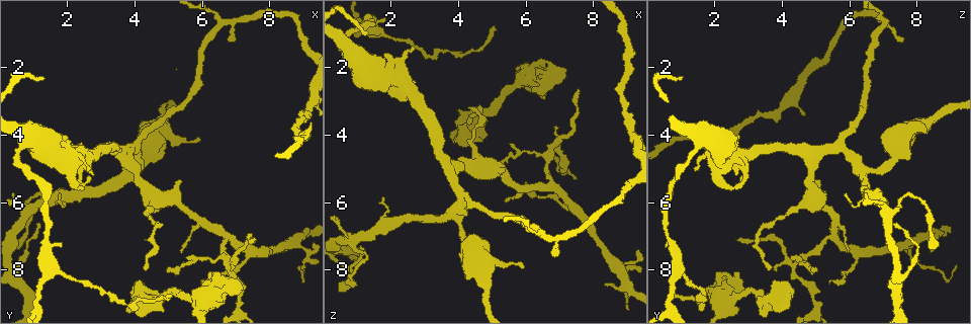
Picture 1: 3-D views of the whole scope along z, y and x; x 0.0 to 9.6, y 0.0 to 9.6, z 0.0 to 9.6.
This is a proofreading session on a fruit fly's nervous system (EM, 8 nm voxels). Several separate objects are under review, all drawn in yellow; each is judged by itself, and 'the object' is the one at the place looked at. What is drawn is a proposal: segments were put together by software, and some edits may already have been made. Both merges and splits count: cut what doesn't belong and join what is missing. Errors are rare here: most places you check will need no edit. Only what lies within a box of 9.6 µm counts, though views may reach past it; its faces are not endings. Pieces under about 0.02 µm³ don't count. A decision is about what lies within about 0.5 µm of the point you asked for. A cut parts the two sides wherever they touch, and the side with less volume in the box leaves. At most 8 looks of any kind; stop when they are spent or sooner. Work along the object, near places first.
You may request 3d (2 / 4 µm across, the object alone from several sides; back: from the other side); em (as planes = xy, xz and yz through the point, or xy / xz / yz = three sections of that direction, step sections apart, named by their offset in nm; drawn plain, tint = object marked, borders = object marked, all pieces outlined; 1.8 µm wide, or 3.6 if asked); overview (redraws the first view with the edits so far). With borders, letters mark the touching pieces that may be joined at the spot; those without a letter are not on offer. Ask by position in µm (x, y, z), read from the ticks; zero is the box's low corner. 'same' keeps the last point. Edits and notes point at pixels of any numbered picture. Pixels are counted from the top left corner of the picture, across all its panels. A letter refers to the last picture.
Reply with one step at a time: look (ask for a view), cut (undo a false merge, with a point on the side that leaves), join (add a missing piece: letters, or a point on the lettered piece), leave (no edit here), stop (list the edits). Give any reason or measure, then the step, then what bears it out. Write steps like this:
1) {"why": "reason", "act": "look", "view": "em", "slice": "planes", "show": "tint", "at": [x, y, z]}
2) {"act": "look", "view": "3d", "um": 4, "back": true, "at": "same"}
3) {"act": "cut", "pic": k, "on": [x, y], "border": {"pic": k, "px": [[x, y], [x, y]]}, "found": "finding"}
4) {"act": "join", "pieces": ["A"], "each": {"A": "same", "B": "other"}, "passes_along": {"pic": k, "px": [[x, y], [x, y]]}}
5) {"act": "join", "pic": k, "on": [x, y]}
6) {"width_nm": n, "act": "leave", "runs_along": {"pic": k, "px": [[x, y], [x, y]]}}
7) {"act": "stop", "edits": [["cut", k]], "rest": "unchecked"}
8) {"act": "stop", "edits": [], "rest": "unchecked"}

{"why": "sharp bend", "act": "look", "view": "3d", "um": 4, "at": [6.75, 7.90, 4.30]}

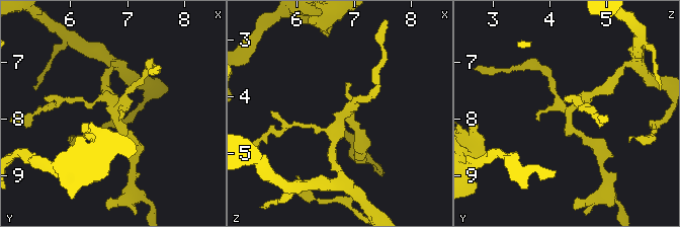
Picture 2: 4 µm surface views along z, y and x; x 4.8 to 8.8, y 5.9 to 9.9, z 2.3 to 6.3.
{"act": "look", "view": "em", "slice": "xy", "step": 4, "show": "borders", "at": [6.80, 7.85, 4.35]}

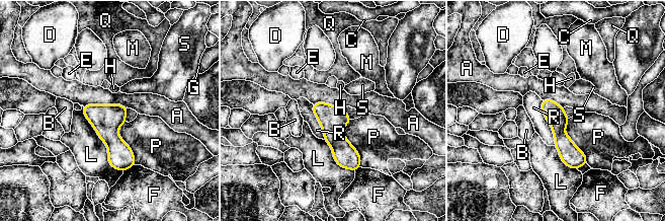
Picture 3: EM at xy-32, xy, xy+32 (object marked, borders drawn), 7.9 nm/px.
{"why": "another direction", "act": "look", "view": "em", "slice": "planes", "show": "borders", "at": "same"}

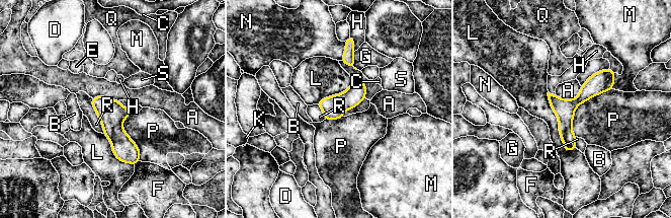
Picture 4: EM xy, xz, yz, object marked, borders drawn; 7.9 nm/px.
{"act": "leave", "each": {"A": "other", "B": "other", "C": "other", "D": "other", "E": "other", "F": "other", "G": "other", "H": "other", "K": "other", "L": "other", "M": "other", "N": "other", "P": "other", "Q": "other", "R": "other", "S": "other"}, "runs_along": {"pic": 4, "px": [[611, 74], [566, 113], [568, 148]]}, "found": "continuous, no second neuron"}

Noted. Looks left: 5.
{"why": "thick end", "act": "look", "view": "3d", "um": 4, "at": [7.10, 8.65, 2.20]}

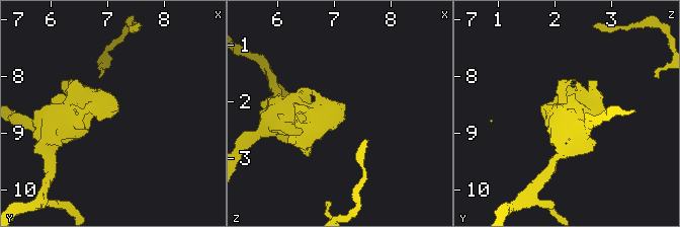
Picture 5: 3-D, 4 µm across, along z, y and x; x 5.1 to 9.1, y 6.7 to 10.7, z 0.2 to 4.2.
{"act": "look", "view": "em", "slice": "xy", "step": 8, "show": "borders", "at": [7.20, 8.65, 2.25]}

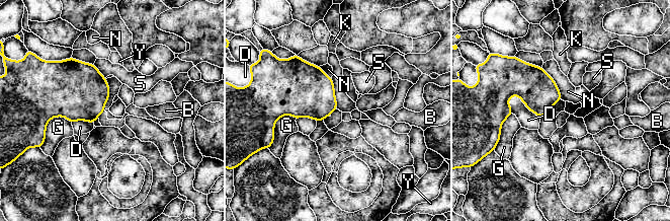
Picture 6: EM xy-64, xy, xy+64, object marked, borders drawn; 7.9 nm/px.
{"act": "look", "view": "em", "slice": "planes", "show": "borders", "at": "same"}

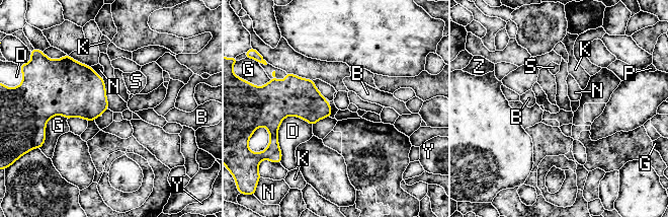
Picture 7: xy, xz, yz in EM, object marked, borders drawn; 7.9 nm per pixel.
{"act": "leave", "each": {"B": "other", "D": "other", "G": "other", "K": "other", "N": "other", "P": "other", "S": "other", "Y": "other", "Z": "other"}, "found": "no lettered piece goes on from it"}

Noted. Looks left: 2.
{"act": "look", "view": "em", "slice": "xz", "step": 8, "show": "tint", "at": [6.60, 0.70, 7.05]}

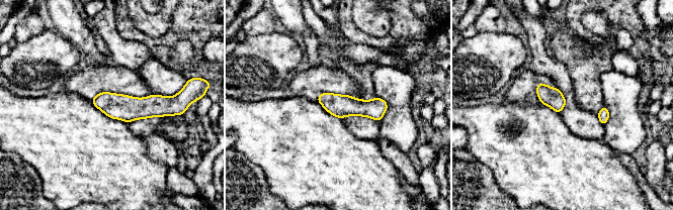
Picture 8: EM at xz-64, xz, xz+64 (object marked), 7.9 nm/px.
{"act": "look", "view": "em", "slice": "yz", "step": 8, "show": "borders", "at": "same"}

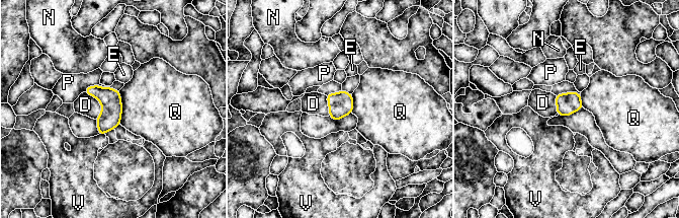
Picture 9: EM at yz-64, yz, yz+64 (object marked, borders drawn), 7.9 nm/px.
{"act": "leave", "each": {"D": "other", "E": "other", "N": "other", "P": "other", "Q": "other", "V": "other"}, "border": {"pic": 9, "px": [[85, 91], [101, 104], [96, 119]]}, "found": "one neuron here"}

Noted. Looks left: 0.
{"act": "stop", "edits": [], "rest": "unchecked"}

